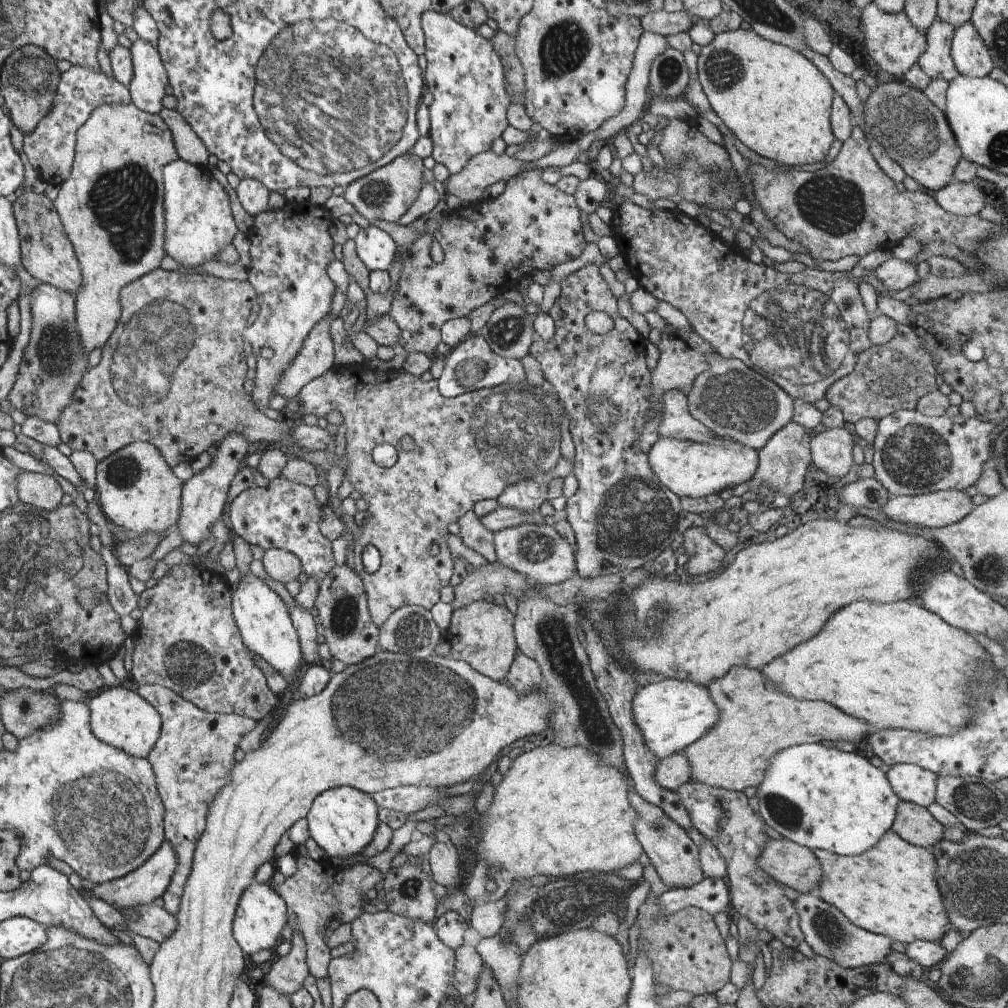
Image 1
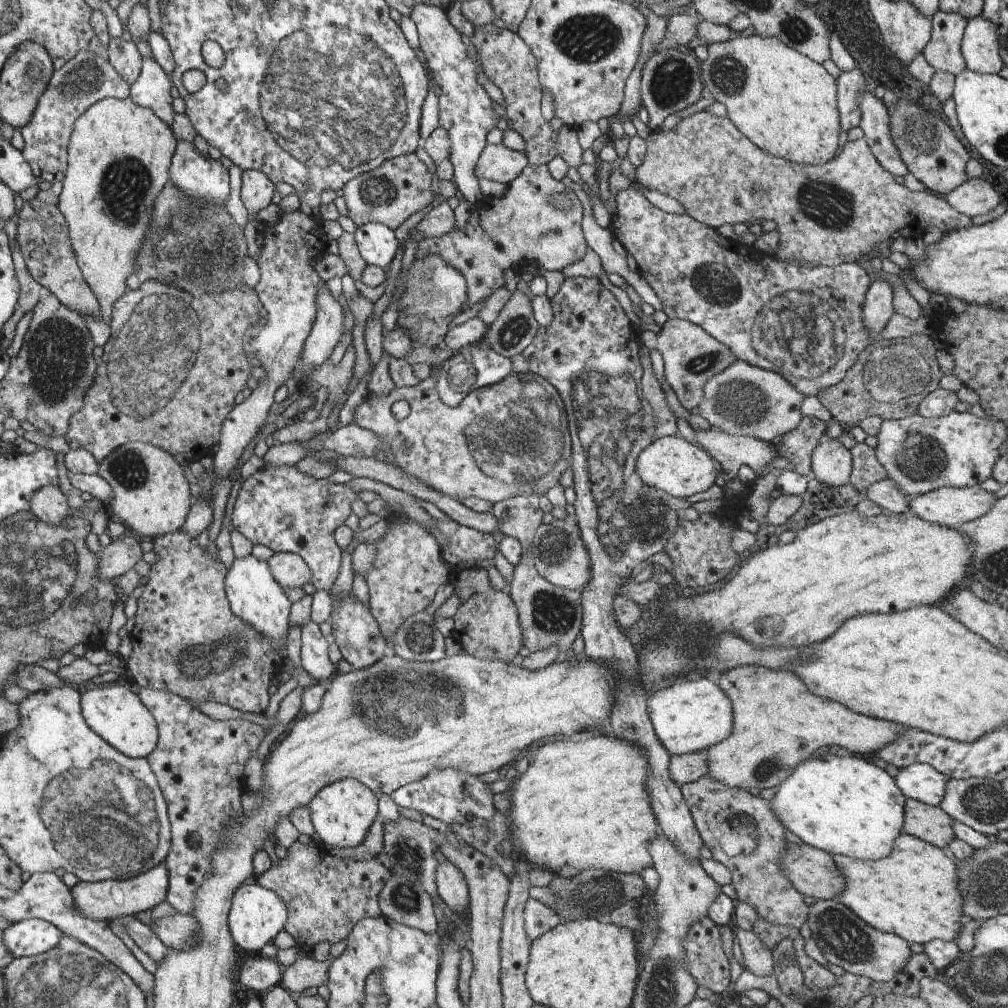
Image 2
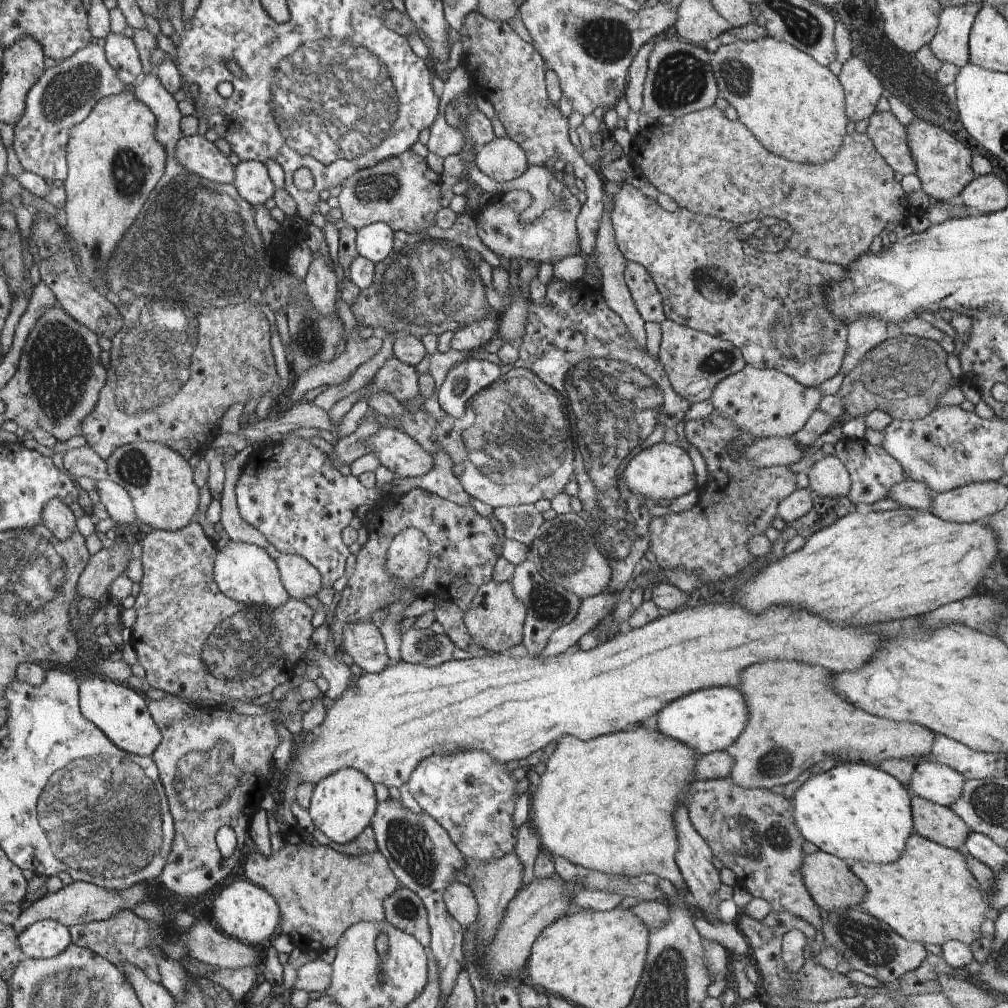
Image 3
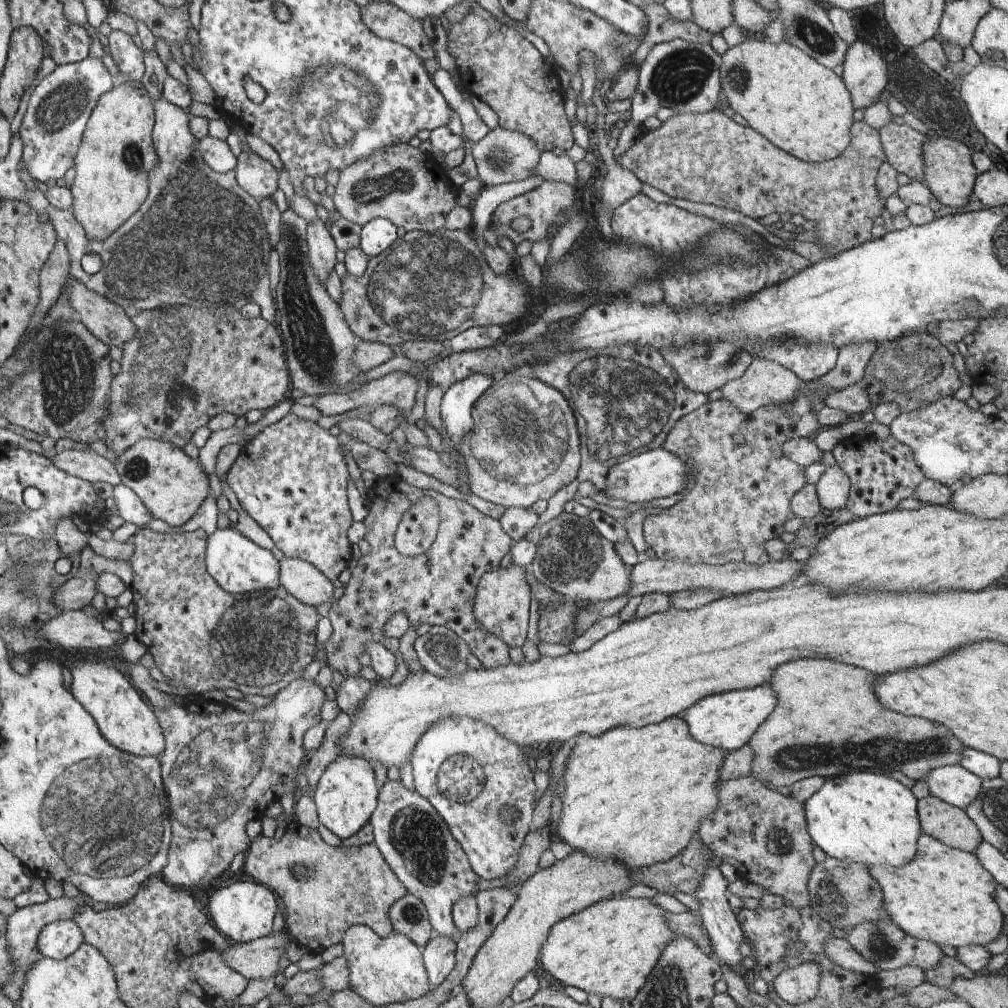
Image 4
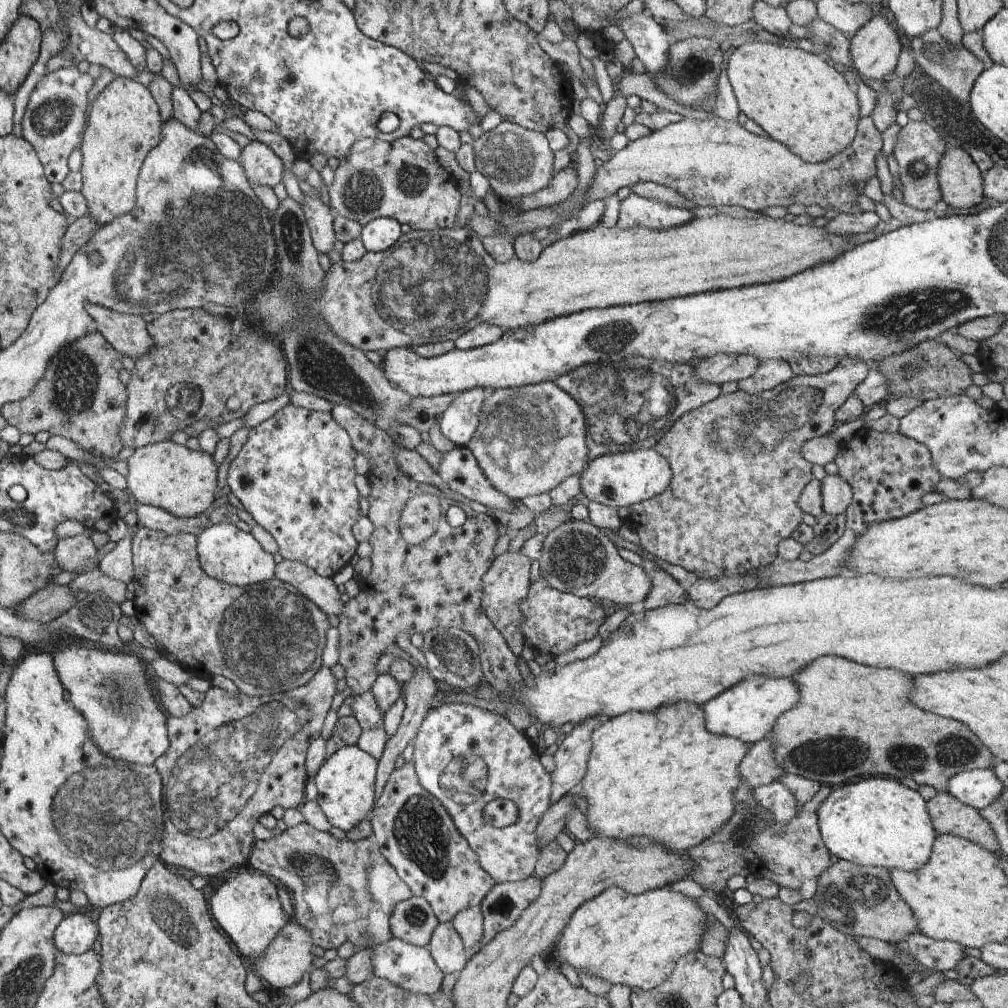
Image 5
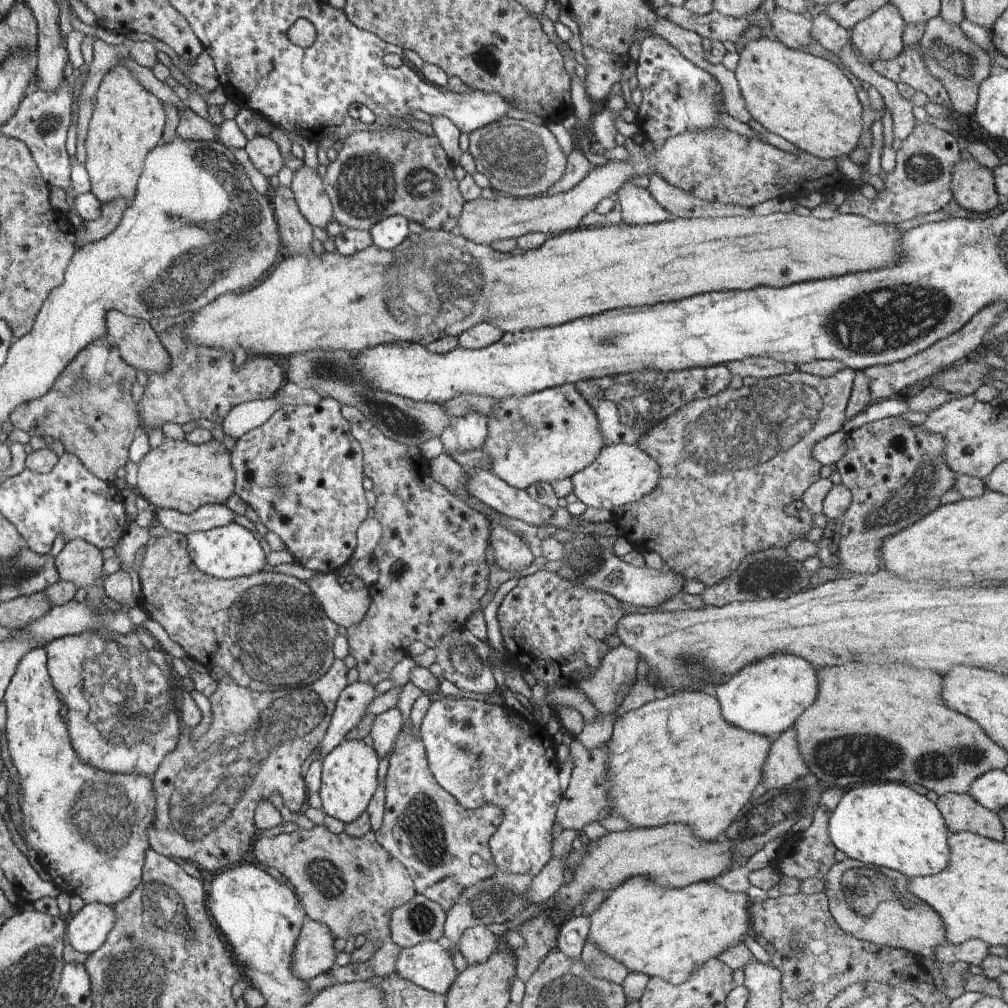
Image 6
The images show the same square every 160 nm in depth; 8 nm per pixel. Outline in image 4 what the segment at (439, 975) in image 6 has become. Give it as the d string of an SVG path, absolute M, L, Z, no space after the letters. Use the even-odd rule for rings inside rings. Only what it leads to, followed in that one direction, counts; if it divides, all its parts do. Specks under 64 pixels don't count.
M354 925L346 932L342 943L351 972L350 989L370 1004L384 1007L390 1003L413 1001L431 990L429 973L422 964L422 954L409 937L393 931L390 936L381 938L368 925Z

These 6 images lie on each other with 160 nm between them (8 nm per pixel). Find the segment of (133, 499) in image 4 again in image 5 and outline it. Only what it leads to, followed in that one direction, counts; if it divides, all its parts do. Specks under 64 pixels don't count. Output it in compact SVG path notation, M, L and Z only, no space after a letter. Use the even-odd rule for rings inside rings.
M134 502L134 506L138 515L138 526L148 527L170 535L186 533L198 536L198 532L203 530L200 525L200 515L180 518L160 507L136 502Z

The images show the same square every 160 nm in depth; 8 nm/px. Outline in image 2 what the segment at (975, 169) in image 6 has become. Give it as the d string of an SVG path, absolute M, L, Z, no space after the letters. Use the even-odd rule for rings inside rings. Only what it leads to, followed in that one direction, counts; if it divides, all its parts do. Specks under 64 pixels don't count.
M898 100L895 107L888 108L891 118L891 135L901 154L904 164L927 190L936 195L946 196L964 181L968 180L966 165L972 159L968 149L960 143L949 124L940 118L935 108L926 112L926 106Z

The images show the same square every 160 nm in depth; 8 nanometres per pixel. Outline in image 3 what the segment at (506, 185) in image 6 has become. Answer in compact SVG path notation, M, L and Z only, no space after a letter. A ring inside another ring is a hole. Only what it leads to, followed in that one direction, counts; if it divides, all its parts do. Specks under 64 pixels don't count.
M494 137L491 142L479 148L476 166L495 182L507 182L519 178L528 168L525 150L509 137Z

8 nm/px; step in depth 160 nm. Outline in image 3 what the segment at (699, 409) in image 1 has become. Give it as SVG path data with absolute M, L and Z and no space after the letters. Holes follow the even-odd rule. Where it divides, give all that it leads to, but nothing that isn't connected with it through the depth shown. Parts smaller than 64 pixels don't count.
M746 365L743 370L720 380L710 396L714 412L726 414L741 423L743 429L753 431L759 438L792 437L818 409L826 396L835 396L847 374L841 372L817 388L799 384L793 377L775 369L760 369Z

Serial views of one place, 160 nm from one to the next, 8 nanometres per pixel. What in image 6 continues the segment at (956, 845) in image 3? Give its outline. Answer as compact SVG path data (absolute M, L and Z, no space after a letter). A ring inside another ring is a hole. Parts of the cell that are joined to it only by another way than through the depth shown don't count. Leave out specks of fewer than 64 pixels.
M970 793L939 795L935 805L952 834L970 831L997 841L1005 840L1005 828L998 813L982 806Z

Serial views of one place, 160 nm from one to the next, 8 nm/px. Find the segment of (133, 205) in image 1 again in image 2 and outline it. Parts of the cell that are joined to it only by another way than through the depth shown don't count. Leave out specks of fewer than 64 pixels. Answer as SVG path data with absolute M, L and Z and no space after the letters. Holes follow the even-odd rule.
M106 97L99 100L78 118L73 126L68 148L68 170L64 172L65 178L62 180L62 191L57 206L68 222L69 236L72 238L77 263L101 305L100 317L93 319L84 315L95 346L103 347L112 334L109 322L113 308L128 289L126 278L136 272L135 260L145 239L144 232L149 230L152 204L170 178L168 168L174 148L177 148L176 140L165 121L153 109L139 105L131 97Z

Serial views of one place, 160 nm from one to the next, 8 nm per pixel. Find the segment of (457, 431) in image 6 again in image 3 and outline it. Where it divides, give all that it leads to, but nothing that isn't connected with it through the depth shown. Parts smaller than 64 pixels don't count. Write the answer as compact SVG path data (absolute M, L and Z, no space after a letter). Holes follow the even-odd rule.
M472 358L462 360L459 364L452 366L452 368L448 370L448 374L446 374L446 379L438 392L440 407L444 413L450 414L450 416L454 416L454 418L463 419L468 417L469 415L466 414L465 407L469 401L484 388L490 387L493 383L497 383L502 374L504 374L504 371L505 368L490 362Z

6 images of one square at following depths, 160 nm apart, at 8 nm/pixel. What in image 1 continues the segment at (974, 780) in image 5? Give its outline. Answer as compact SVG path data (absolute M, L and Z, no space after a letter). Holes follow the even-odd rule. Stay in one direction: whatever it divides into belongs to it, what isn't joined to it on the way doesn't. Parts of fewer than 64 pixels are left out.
M914 763L892 765L886 773L894 792L901 801L910 801L921 807L929 807L935 802L937 774Z

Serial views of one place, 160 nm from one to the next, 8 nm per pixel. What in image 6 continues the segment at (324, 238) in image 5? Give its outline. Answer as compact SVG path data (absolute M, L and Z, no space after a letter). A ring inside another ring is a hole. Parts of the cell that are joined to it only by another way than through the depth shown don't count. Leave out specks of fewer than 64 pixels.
M307 165L293 172L291 187L298 208L313 228L325 228L333 220L333 206L322 179Z

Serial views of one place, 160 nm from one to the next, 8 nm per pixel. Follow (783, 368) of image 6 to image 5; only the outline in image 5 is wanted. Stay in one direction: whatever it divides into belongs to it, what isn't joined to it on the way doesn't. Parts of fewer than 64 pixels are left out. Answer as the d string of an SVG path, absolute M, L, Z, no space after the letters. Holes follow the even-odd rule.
M751 354L747 355L714 355L709 359L698 359L690 362L698 378L719 387L726 382L738 382L751 377L761 362Z

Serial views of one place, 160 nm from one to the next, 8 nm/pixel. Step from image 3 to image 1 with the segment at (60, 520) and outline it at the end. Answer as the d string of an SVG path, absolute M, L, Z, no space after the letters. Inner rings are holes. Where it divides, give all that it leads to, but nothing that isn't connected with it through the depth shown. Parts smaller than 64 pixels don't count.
M22 471L18 478L20 502L45 511L55 511L61 506L64 491L58 480L42 473Z

